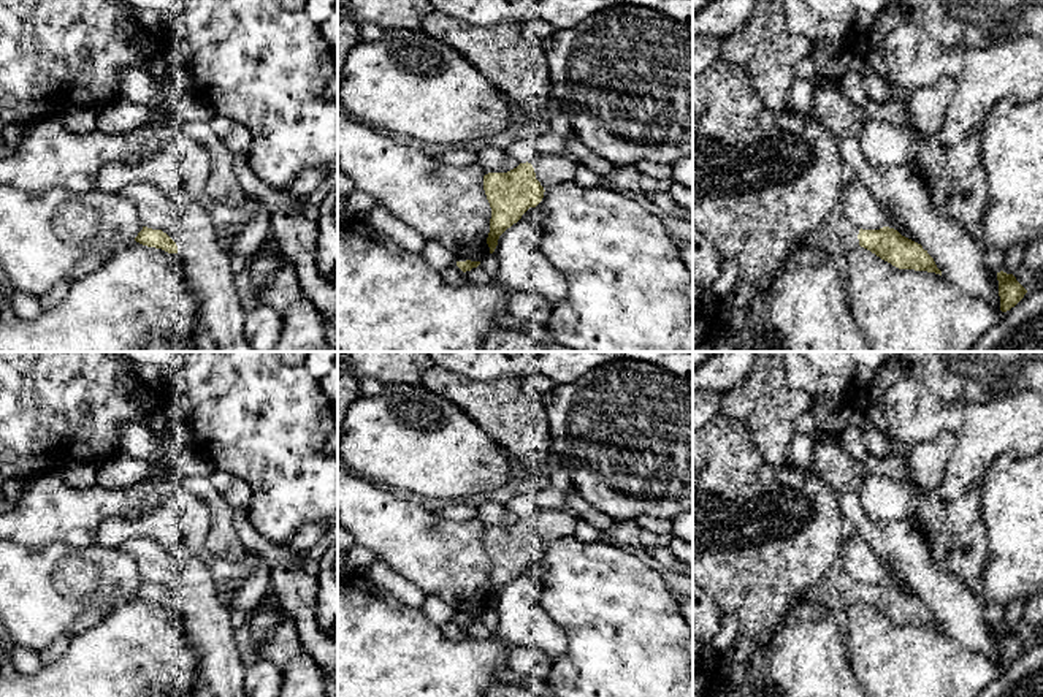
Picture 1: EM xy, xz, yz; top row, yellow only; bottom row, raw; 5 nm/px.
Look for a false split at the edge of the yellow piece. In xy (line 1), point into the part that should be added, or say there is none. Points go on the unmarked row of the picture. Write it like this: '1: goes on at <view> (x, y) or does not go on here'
1: does not go on here

